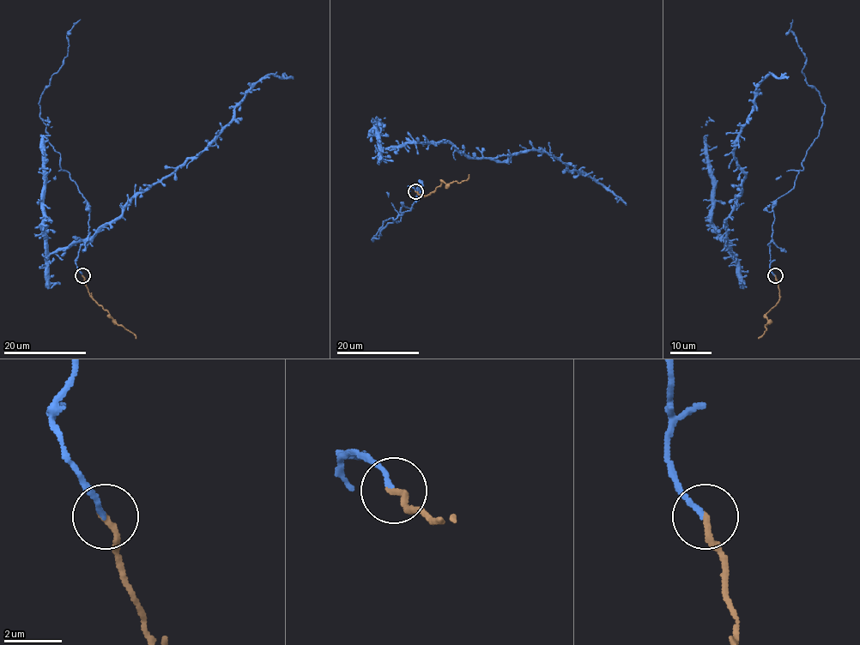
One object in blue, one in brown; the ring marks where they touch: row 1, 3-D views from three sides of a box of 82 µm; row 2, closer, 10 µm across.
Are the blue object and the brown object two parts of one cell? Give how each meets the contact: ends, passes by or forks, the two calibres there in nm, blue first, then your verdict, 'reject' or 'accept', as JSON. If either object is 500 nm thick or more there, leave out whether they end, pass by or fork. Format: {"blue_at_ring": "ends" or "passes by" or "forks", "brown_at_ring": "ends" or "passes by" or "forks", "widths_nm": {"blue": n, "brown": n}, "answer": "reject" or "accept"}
{"blue_at_ring": "ends", "brown_at_ring": "ends", "widths_nm": {"blue": 170, "brown": 220}, "answer": "accept"}

